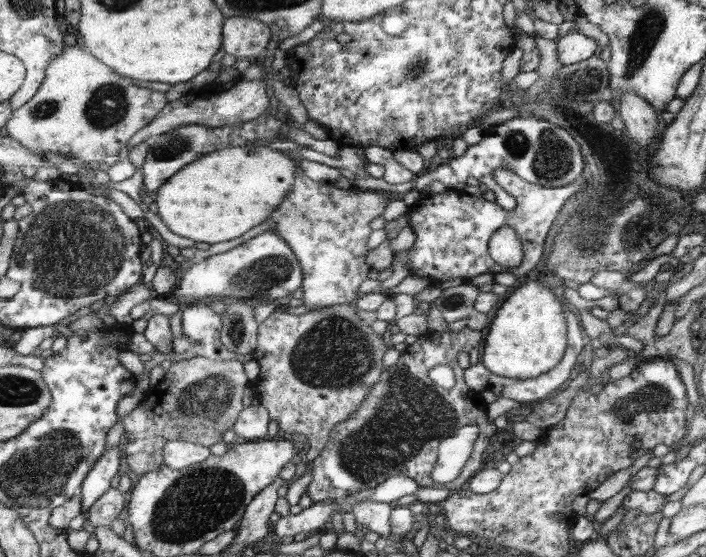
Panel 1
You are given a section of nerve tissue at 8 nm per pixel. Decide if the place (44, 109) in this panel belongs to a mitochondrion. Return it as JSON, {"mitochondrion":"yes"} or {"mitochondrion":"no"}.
{"mitochondrion":"yes"}

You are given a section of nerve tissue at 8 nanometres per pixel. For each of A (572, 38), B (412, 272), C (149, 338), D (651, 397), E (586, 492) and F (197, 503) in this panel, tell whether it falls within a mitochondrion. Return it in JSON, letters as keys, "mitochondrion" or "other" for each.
{"A":"other","B":"other","C":"other","D":"mitochondrion","E":"other","F":"mitochondrion"}

